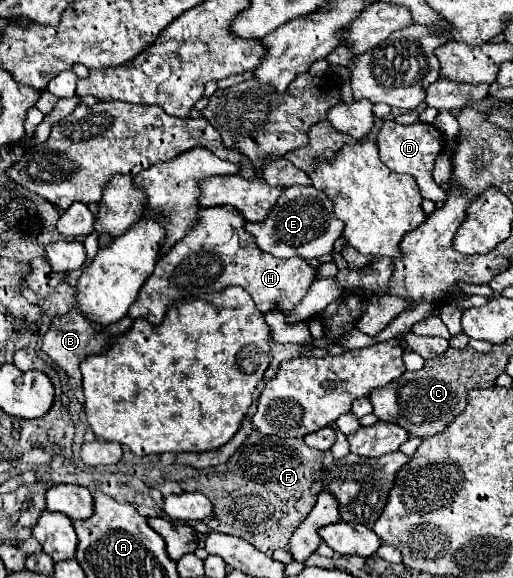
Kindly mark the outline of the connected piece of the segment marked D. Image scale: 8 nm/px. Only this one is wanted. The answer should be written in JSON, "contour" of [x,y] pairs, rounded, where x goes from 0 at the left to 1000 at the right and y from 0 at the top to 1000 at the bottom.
{"contour":[[[752,208],[745,215],[741,232],[737,232],[741,277],[768,298],[799,301],[811,311],[811,318],[819,325],[819,336],[834,346],[846,346],[846,349],[869,346],[869,332],[842,311],[846,277],[862,263],[862,256],[865,256],[865,235],[842,215],[827,215],[827,211],[776,215],[768,208]]]}

